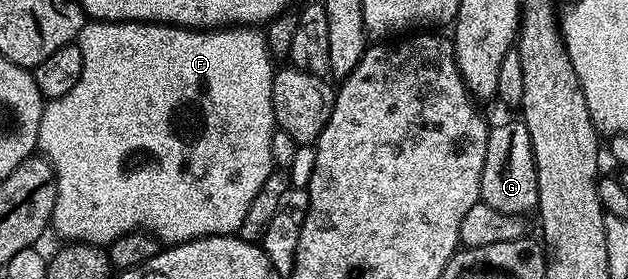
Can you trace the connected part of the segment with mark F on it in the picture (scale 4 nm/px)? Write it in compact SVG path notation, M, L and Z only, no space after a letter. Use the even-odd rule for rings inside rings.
M91 19L84 24L82 31L78 35L77 43L81 47L81 55L83 56L81 79L74 85L73 91L69 91L67 94L61 95L52 101L47 101L44 104L43 114L41 115L41 126L38 128L38 152L51 162L51 166L55 172L55 178L57 179L57 199L53 207L50 228L52 230L56 229L63 237L61 238L62 240L89 243L102 247L106 247L117 239L121 239L121 235L125 235L126 233L149 233L153 237L158 237L160 242L166 243L168 246L180 245L182 241L196 241L199 237L222 237L224 235L238 234L241 223L245 219L245 211L249 211L249 203L253 203L253 198L257 195L257 191L261 191L261 183L265 183L265 179L269 179L269 175L273 172L273 166L271 164L271 140L277 126L275 124L275 116L273 115L273 99L271 98L273 58L271 52L267 50L266 36L255 27L185 29L181 25L161 25L158 21L97 21ZM143 152L147 152L151 156L151 162L148 165L139 165L136 169L127 169L127 160L134 153Z

